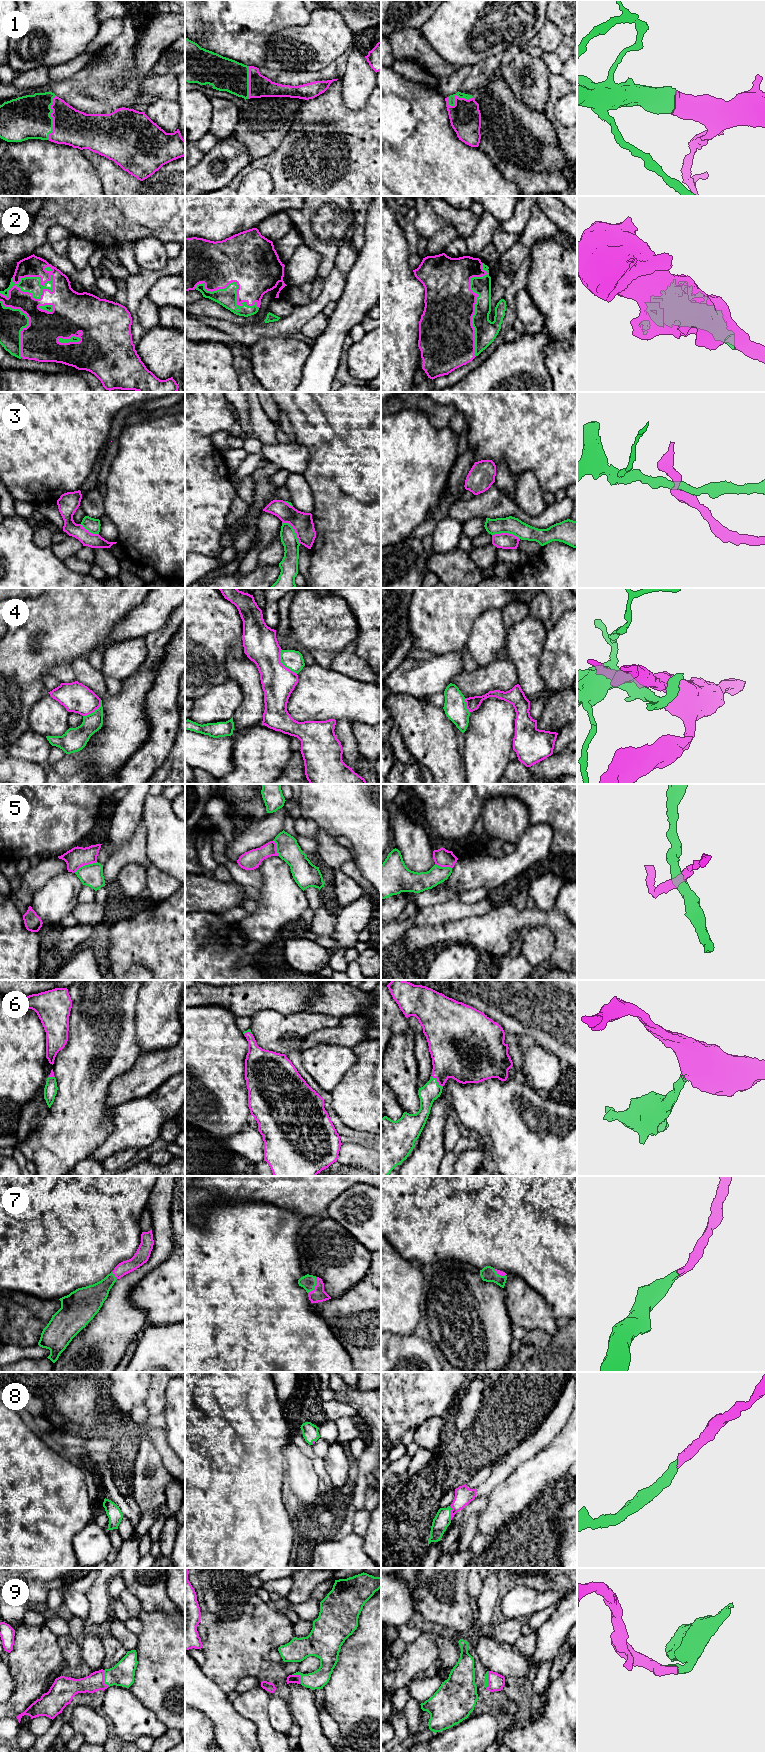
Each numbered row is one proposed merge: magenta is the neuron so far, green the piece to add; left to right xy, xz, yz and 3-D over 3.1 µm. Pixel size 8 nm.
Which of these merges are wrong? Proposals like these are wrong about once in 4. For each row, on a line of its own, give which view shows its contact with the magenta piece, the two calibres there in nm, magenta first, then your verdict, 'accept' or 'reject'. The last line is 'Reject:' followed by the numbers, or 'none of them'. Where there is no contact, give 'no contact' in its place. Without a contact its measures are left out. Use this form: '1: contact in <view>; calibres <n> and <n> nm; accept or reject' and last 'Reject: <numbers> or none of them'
1: contact in xy; calibres 300 and 360 nm; accept
2: contact in xy; calibres 170 and 130 nm; accept
3: contact in yz; calibres 130 and 140 nm; reject
4: contact in xz; calibres 280 and 160 nm; reject
5: contact in xy; calibres 160 and 180 nm; reject
6: contact in yz; calibres 360 and 150 nm; accept
7: contact in xz; calibres 110 and 120 nm; accept
8: contact in yz; calibres 140 and 130 nm; accept
9: contact in xy; calibres 150 and 190 nm; accept
Reject: 3, 4, 5

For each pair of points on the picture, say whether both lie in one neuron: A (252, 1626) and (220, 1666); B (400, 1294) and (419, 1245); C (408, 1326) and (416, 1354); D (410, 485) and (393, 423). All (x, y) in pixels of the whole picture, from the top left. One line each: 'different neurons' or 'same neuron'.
A: same neuron
B: different neurons
C: different neurons
D: same neuron

